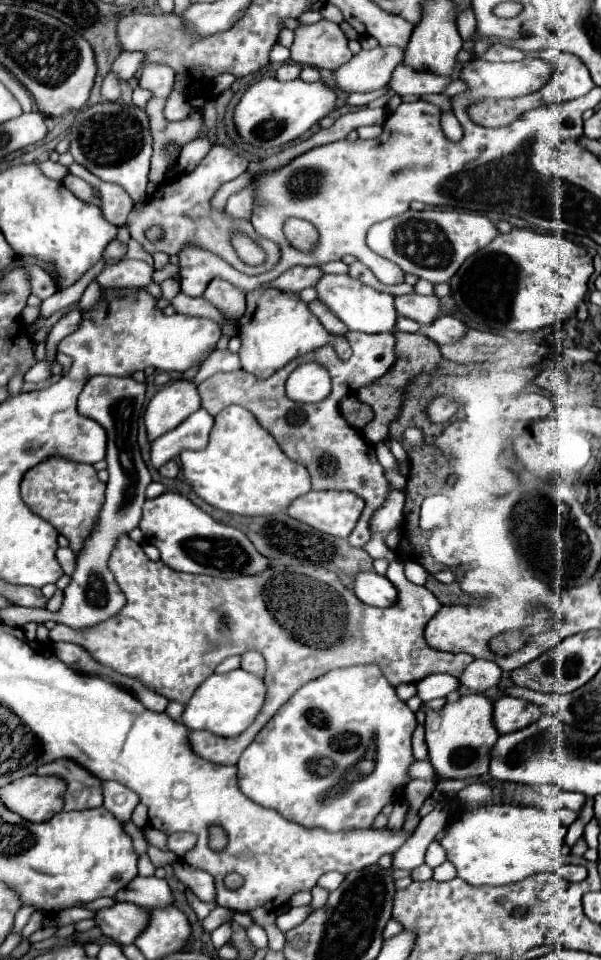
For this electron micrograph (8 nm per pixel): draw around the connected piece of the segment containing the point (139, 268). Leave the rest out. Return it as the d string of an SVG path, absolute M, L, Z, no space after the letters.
M122 260L114 266L106 266L96 282L102 288L128 288L146 286L152 282L154 268L142 260Z

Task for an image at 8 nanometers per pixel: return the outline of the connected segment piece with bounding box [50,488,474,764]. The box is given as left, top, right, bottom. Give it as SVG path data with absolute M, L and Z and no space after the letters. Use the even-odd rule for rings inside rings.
M390 490L390 496L386 504L374 512L372 516L372 530L374 538L364 545L364 549L373 559L386 560L388 568L385 576L396 586L398 590L398 602L390 608L372 608L362 604L352 590L344 588L344 584L336 578L334 572L320 568L316 564L308 566L270 566L260 576L236 576L232 580L224 578L212 578L212 576L198 576L198 574L184 574L170 570L162 560L152 562L128 536L122 536L110 556L110 570L116 576L116 582L120 590L126 596L126 606L112 616L108 622L96 624L86 630L68 628L64 624L56 624L54 630L50 630L52 642L74 642L84 646L94 660L100 664L110 666L112 670L120 674L134 676L142 680L148 688L154 688L158 694L164 694L168 700L176 700L186 704L194 690L214 674L214 668L228 656L244 654L248 650L256 650L266 658L266 702L252 722L250 728L246 728L236 738L222 738L212 736L212 732L206 730L194 730L192 732L192 748L198 756L204 756L210 762L216 764L236 764L244 748L254 740L254 736L260 732L260 728L276 714L276 710L290 700L290 696L304 686L306 682L334 670L334 668L348 668L348 666L360 666L360 664L376 664L386 680L392 686L400 684L416 684L424 676L430 674L450 674L460 680L460 672L474 660L474 656L468 654L446 654L440 650L434 650L424 640L424 628L428 620L436 614L436 610L442 608L442 604L436 600L436 596L426 590L424 586L416 586L406 580L404 568L396 552L390 550L384 544L384 536L388 530L400 526L402 522L402 508L404 508L404 490Z

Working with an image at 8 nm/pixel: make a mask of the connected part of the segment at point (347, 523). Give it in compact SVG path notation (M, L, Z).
M312 490L296 498L286 512L294 520L300 520L302 524L308 524L310 528L316 528L324 534L336 538L348 538L362 510L364 510L364 500L352 492Z

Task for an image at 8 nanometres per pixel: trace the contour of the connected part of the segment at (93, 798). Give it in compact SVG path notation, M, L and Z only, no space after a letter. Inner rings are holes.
M58 760L52 764L40 766L36 774L60 776L66 782L66 794L64 794L64 810L66 812L102 806L100 780L70 760ZM60 768L64 768L64 770L60 770Z

